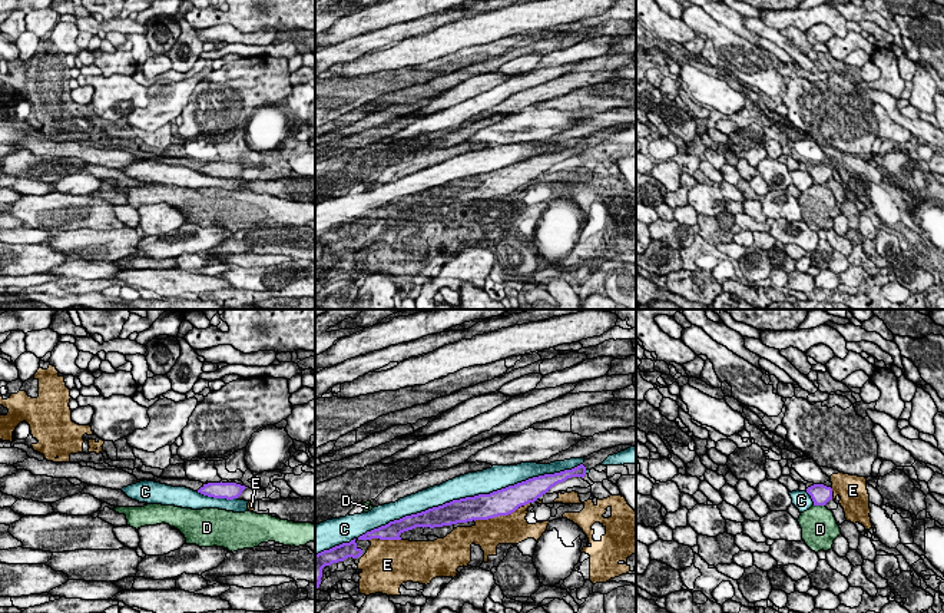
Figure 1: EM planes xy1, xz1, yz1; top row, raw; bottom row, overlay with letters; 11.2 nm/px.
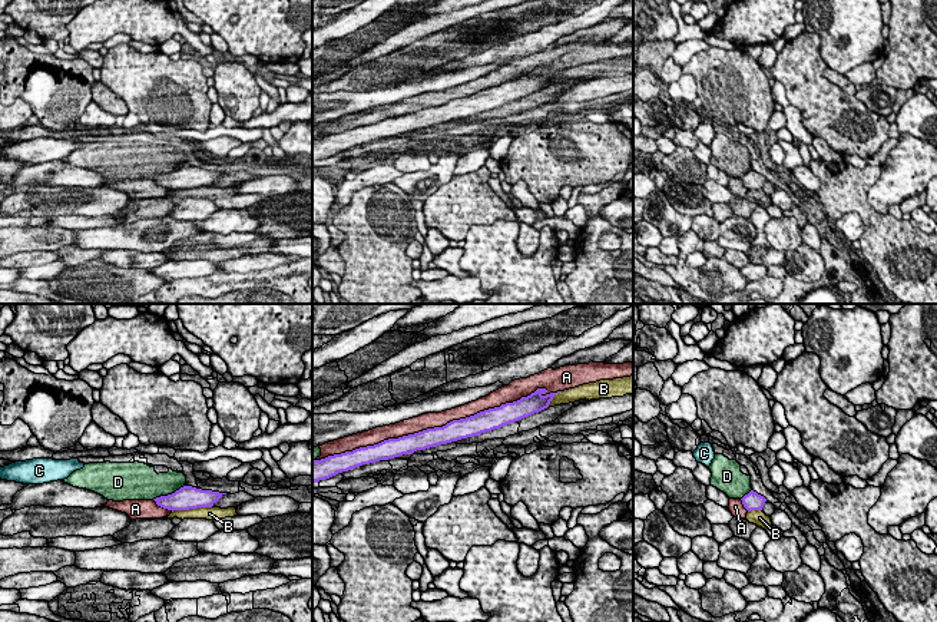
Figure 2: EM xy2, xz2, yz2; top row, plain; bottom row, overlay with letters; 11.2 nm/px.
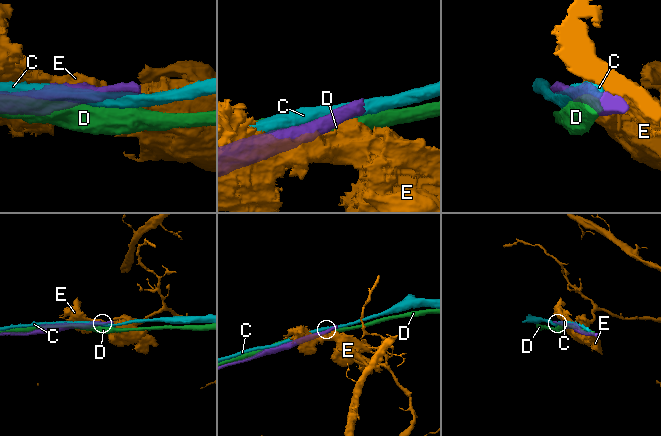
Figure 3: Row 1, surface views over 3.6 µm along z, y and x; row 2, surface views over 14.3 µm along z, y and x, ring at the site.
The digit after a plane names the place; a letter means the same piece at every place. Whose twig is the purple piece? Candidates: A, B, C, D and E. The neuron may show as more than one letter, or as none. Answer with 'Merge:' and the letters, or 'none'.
Merge: none

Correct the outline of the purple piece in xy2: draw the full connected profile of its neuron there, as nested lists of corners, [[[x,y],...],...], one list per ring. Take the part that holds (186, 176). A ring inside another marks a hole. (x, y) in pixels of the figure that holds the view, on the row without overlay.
[[[183,165],[172,173],[153,178],[158,185],[168,189],[189,189],[198,186],[212,186],[224,173],[212,169],[202,169],[192,165]]]

